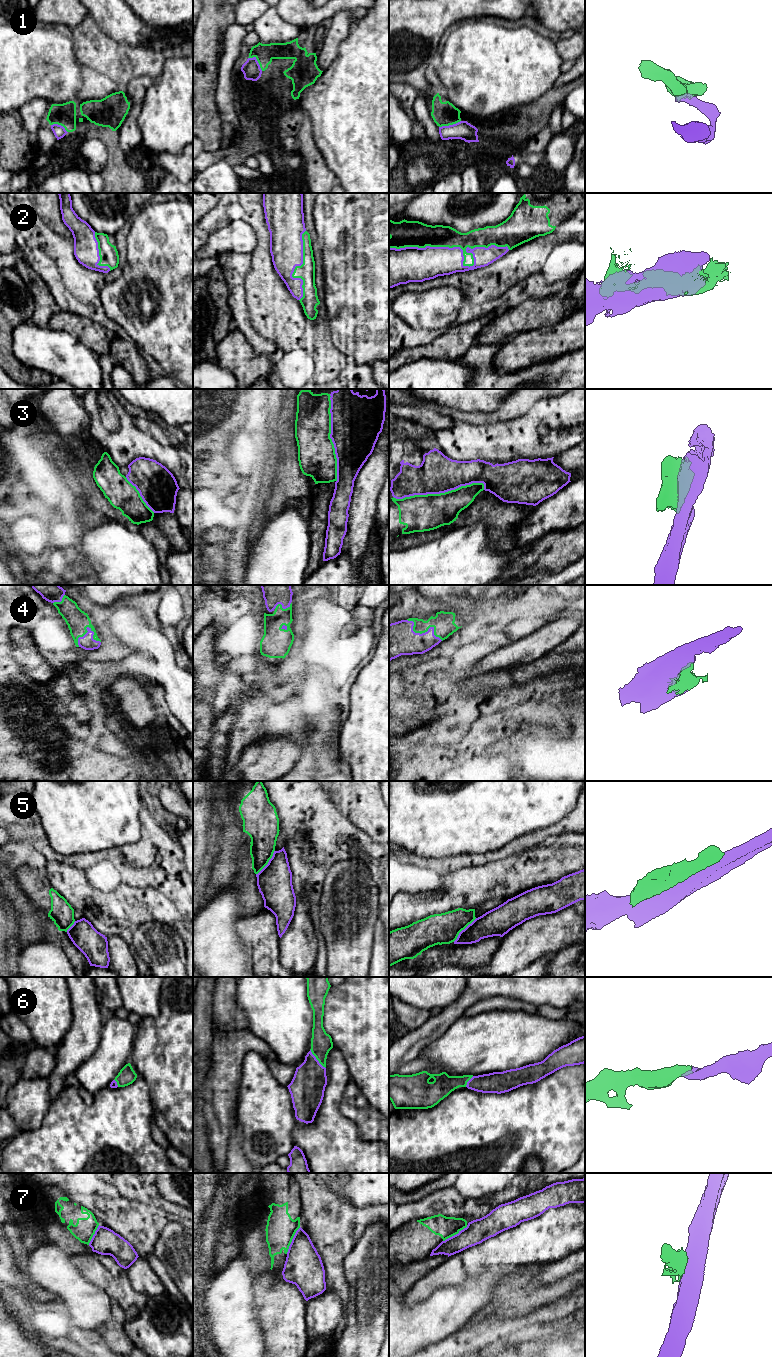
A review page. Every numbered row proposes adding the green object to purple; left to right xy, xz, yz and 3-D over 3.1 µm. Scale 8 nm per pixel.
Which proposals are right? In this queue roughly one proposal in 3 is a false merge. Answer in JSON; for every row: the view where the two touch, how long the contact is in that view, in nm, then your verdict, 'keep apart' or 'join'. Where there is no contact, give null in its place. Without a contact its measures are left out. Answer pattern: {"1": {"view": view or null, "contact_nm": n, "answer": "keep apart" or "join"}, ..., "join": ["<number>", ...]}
{"1": {"view": "yz", "contact_nm": 190, "answer": "keep apart"}, "2": {"view": "yz", "contact_nm": 950, "answer": "join"}, "3": {"view": "yz", "contact_nm": 750, "answer": "keep apart"}, "4": {"view": "yz", "contact_nm": 340, "answer": "join"}, "5": {"view": "yz", "contact_nm": 260, "answer": "keep apart"}, "6": {"view": "xz", "contact_nm": 200, "answer": "join"}, "7": {"view": "xz", "contact_nm": 240, "answer": "keep apart"}, "join": ["2", "4", "6"]}

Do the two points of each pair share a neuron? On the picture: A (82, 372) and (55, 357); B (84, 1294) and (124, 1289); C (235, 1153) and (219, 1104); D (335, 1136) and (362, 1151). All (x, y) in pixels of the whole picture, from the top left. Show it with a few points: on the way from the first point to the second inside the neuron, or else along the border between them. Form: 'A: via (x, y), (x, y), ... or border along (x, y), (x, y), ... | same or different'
A: via (75, 365), (70, 360), (62, 357) | same
B: border along (85, 1278), (100, 1286), (112, 1300) | different
C: border along (236, 1119), (228, 1142), (227, 1158), (225, 1160) | different
D: via (342, 1143), (350, 1151), (355, 1151) | same

